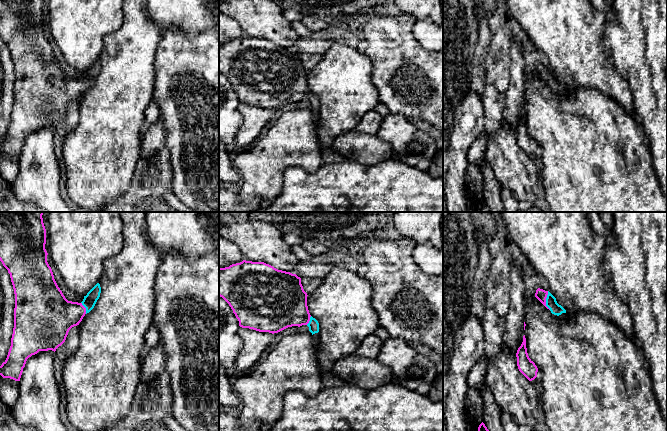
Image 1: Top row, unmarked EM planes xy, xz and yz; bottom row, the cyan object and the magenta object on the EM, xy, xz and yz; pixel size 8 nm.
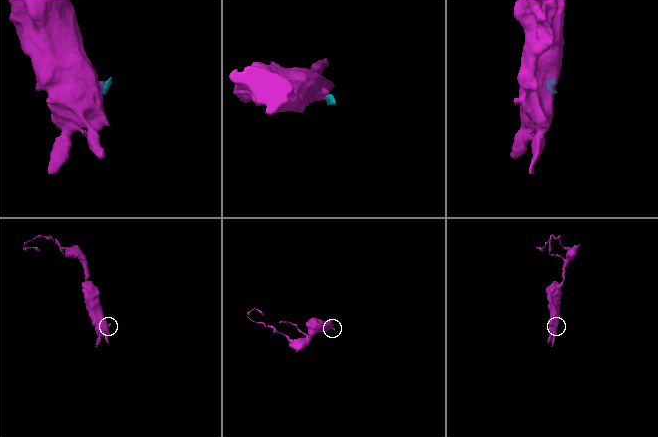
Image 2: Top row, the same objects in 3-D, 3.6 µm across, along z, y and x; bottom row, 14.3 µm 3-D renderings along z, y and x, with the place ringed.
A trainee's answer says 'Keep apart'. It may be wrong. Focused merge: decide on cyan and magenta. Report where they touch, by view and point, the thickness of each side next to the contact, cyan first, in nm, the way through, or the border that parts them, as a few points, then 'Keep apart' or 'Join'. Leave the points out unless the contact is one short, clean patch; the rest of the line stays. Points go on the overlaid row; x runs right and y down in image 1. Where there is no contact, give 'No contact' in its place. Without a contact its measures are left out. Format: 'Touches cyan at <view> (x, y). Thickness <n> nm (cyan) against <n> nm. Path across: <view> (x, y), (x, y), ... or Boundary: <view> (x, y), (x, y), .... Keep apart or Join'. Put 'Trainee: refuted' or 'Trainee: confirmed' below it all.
Touches cyan at yz (546, 300). Thickness 90 nm (cyan) against 90 nm. Path across: yz (556, 309), (546, 300), (541, 295). Join
Trainee: refuted

